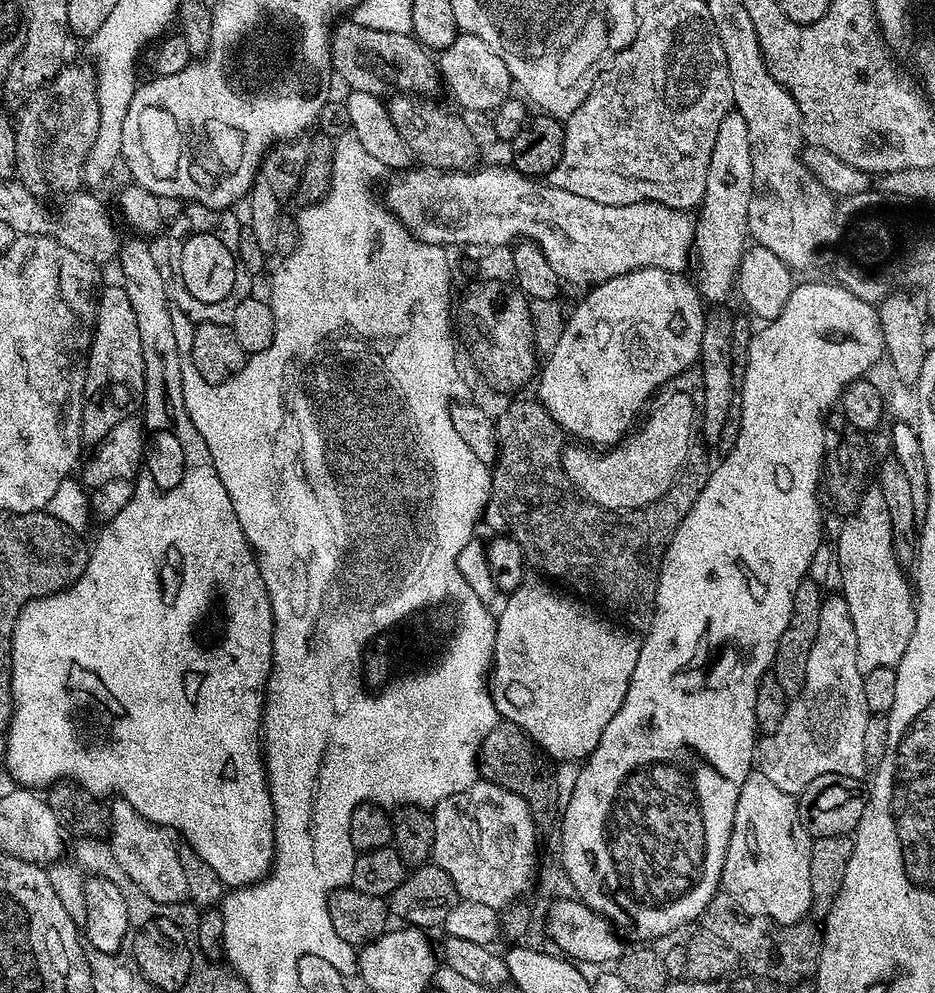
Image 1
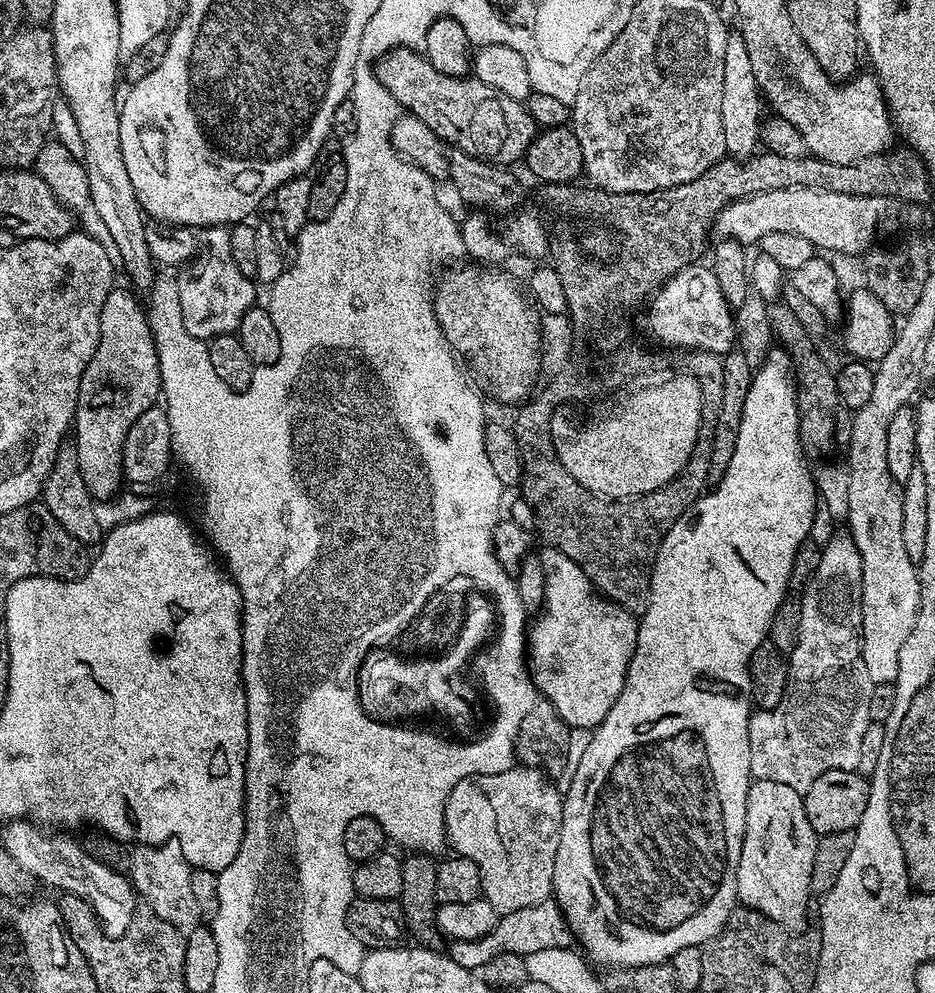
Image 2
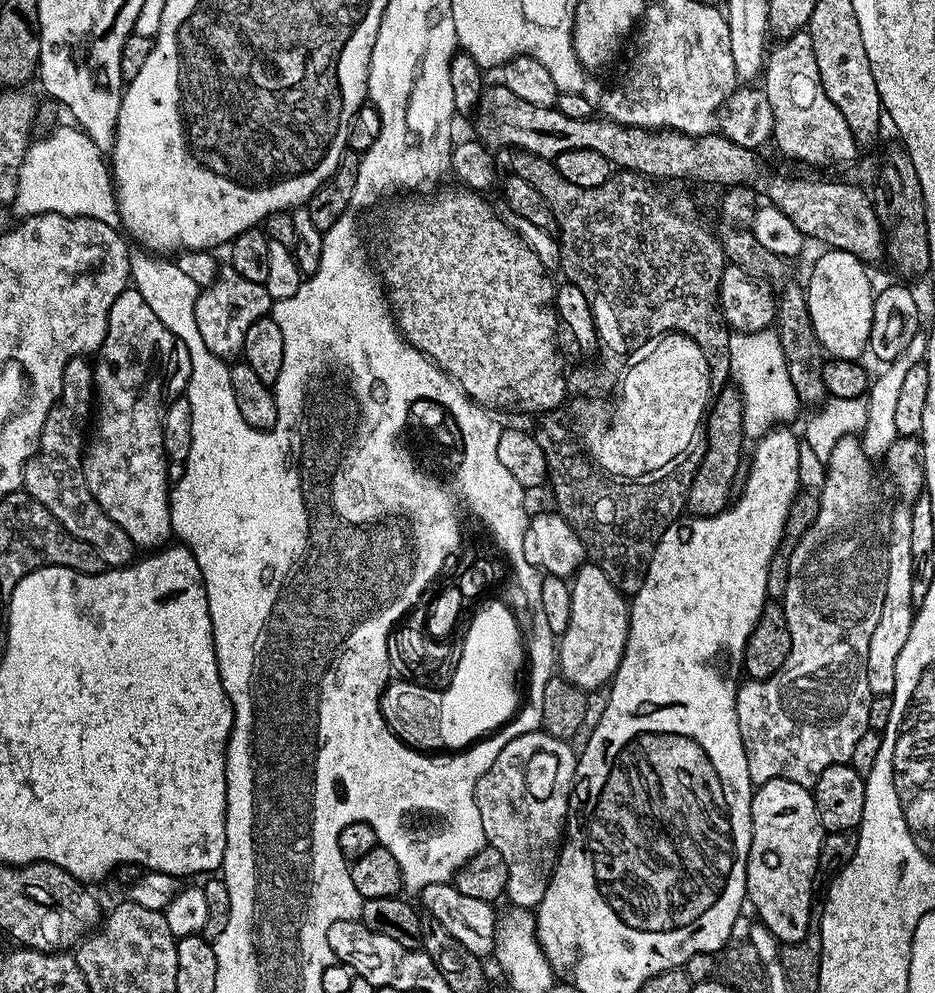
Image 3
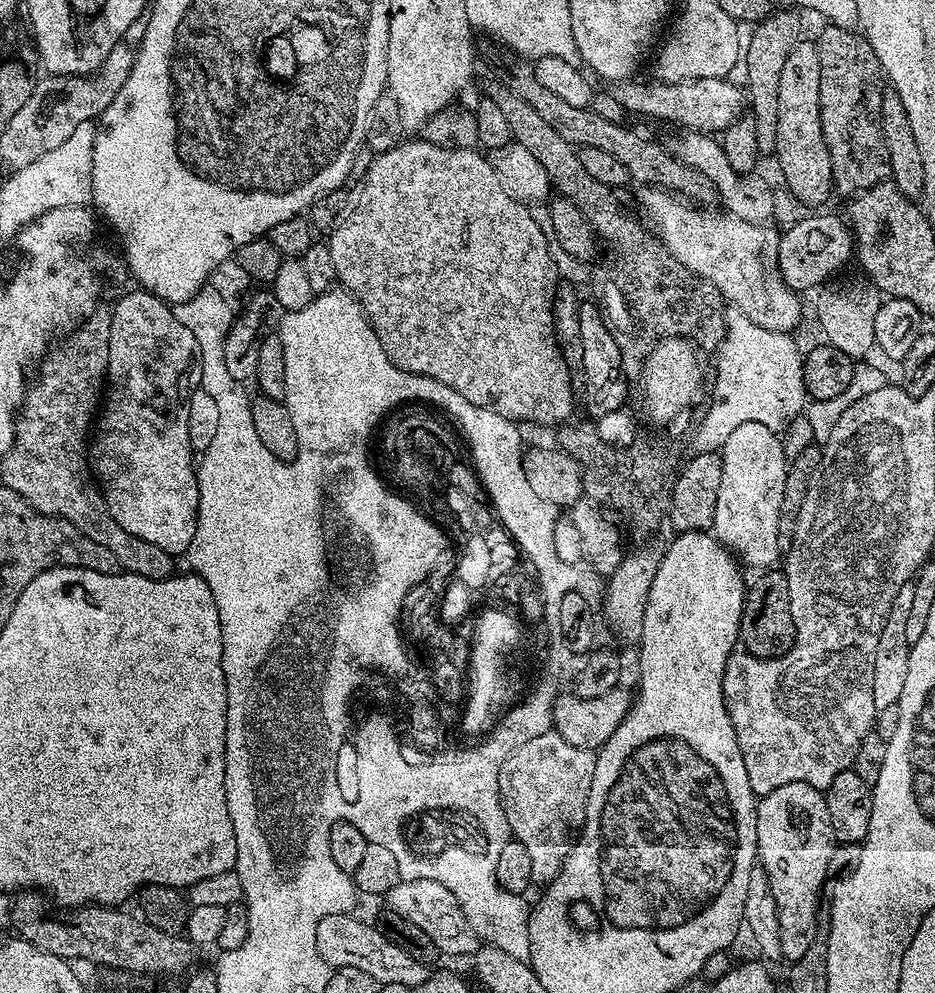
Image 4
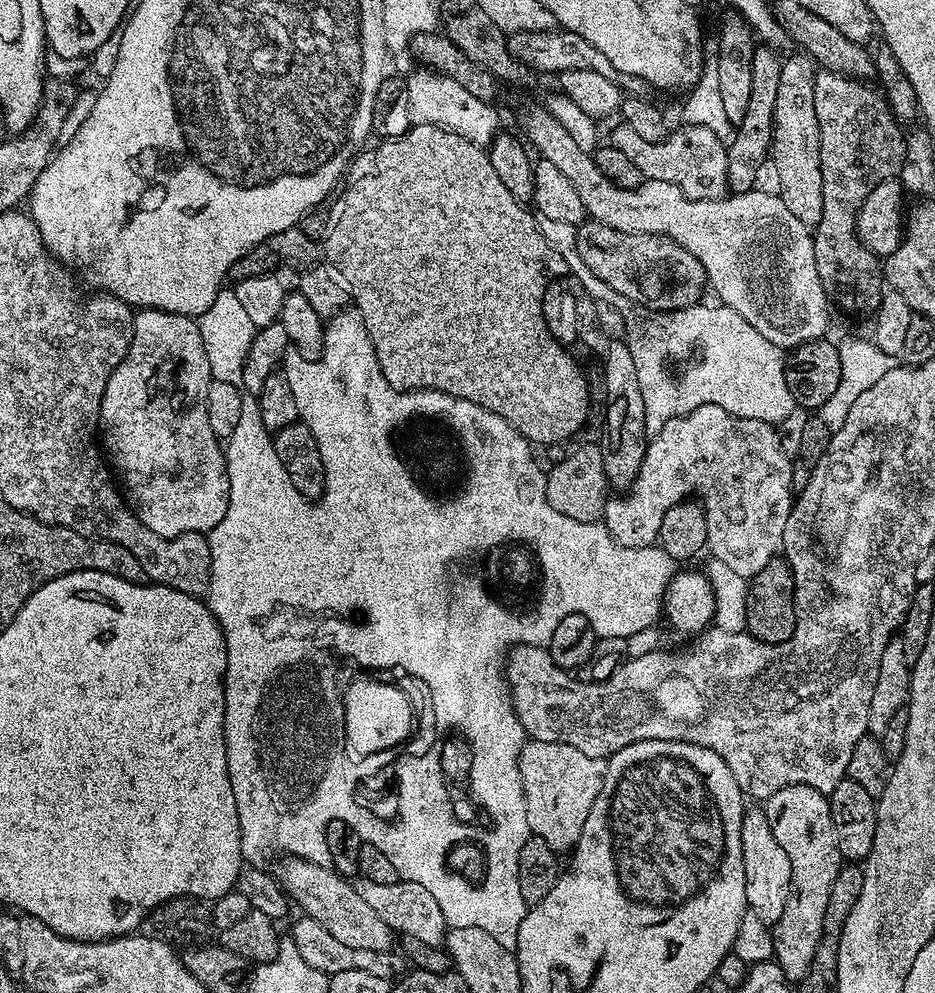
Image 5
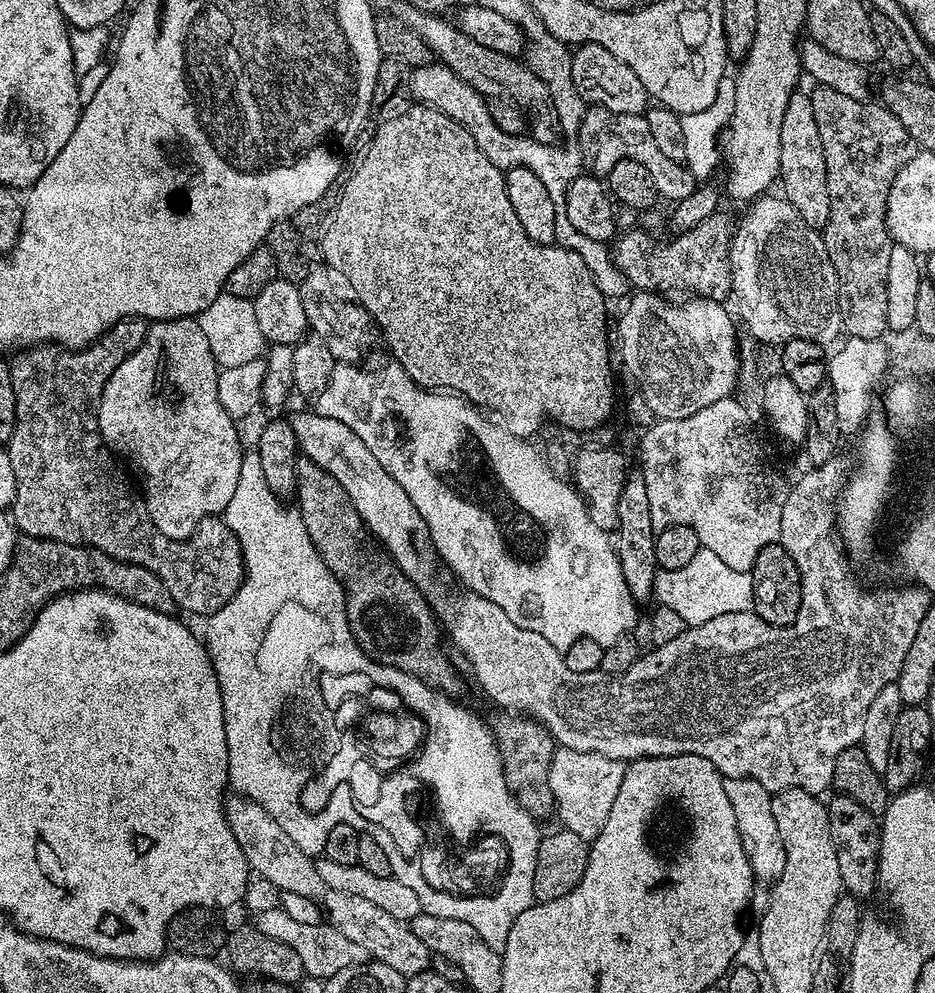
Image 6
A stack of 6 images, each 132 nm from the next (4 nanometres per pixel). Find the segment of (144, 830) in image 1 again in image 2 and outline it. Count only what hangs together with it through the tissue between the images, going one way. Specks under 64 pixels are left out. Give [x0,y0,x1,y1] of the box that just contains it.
[128,840,201,930]

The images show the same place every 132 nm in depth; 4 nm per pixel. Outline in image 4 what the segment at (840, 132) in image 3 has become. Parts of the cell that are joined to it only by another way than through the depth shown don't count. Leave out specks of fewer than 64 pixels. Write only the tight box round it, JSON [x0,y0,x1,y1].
[774,38,834,210]

